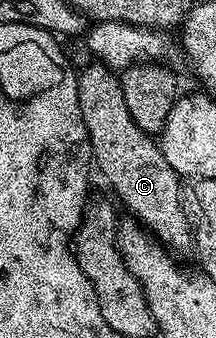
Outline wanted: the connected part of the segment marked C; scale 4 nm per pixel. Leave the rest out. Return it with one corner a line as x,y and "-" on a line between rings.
101,61
91,64
78,75
78,104
97,174
99,171
110,182
118,194
117,202
122,202
163,247
174,253
188,250
192,247
192,232
182,208
183,184
179,175
164,161
161,146
132,121
124,103
121,78

